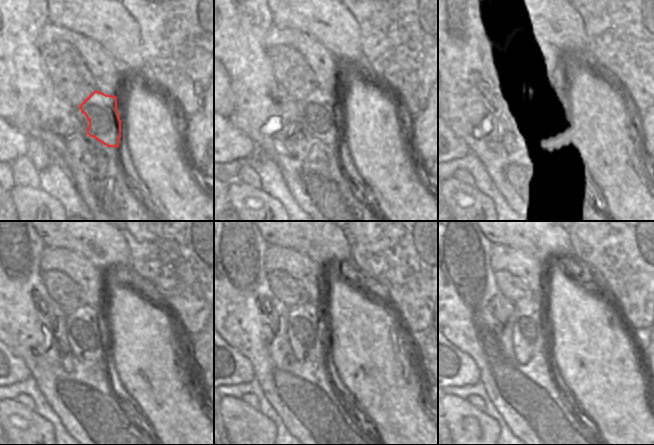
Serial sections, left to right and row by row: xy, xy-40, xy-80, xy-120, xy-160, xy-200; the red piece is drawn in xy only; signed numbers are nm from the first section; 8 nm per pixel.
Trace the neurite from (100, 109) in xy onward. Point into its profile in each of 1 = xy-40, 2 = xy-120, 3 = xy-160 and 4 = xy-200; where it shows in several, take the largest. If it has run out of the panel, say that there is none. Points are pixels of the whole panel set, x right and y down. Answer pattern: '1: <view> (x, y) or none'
1: xy-40 (322, 107)
2: xy-120 (90, 323)
3: xy-160 (312, 318)
4: xy-200 (530, 311)

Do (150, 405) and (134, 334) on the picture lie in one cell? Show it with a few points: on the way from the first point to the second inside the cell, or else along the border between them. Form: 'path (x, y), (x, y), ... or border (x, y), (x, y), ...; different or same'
path (147, 387), (134, 374), (134, 352); same

